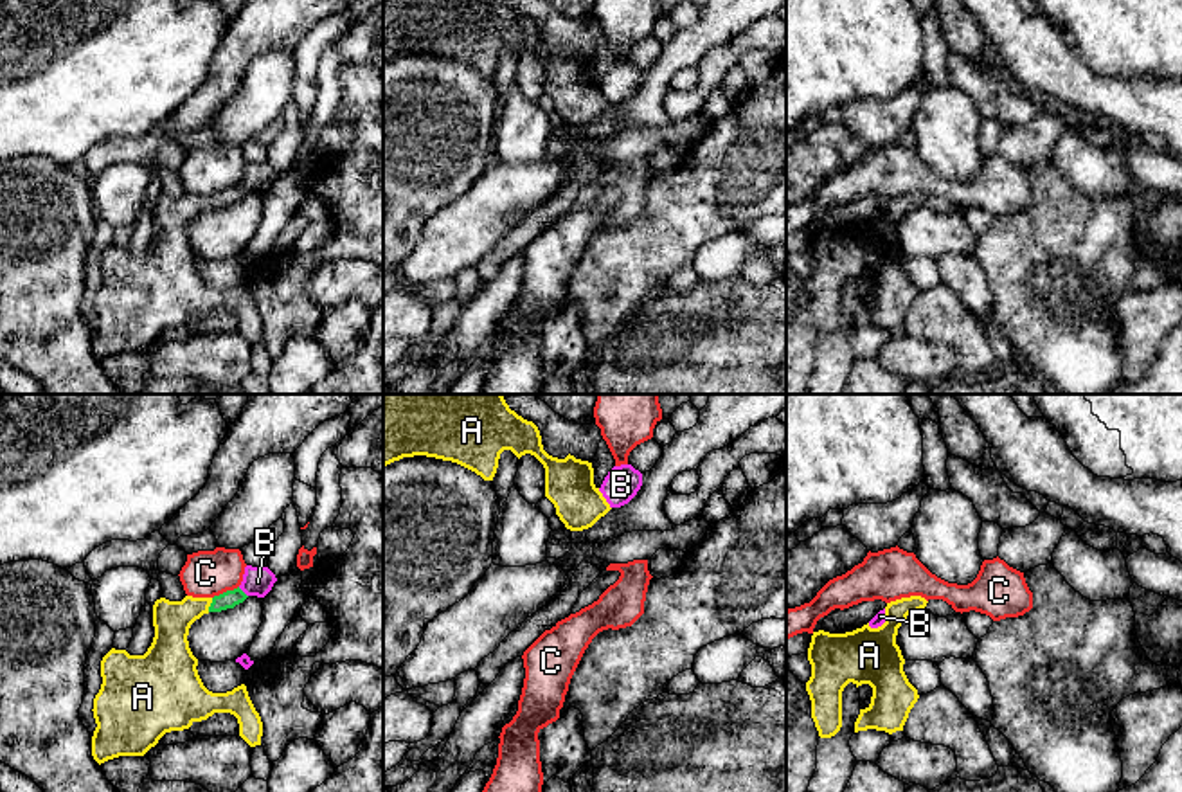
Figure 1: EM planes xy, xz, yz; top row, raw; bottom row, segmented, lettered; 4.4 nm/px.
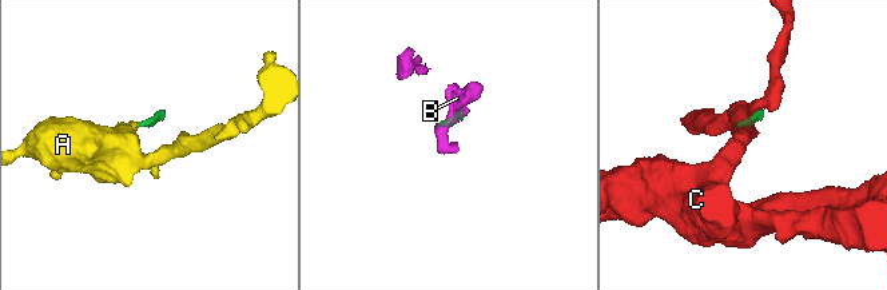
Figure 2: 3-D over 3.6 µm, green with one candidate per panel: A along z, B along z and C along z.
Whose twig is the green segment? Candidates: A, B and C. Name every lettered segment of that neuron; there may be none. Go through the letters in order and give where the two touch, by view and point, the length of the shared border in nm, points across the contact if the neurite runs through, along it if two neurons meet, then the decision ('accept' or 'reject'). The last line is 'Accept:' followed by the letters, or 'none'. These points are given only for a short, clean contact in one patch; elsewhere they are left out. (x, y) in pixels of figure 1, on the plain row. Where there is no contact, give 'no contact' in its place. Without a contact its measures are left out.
A: xy (211, 202) | 70 nm | across xy (231, 195), (211, 202), (198, 202), (171, 216) | accept
B: xy (243, 189) | 60 nm | along xy (238, 184), (247, 193) | reject
C: xy (227, 188) | 130 nm | along xy (238, 182), (213, 195) | reject
Accept: A

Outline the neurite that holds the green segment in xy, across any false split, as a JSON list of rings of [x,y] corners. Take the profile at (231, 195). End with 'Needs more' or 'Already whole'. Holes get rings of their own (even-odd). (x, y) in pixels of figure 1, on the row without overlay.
[[[237,184],[214,194],[160,194],[153,202],[155,234],[144,252],[112,245],[101,257],[103,281],[94,295],[92,353],[101,362],[119,353],[144,353],[171,328],[189,326],[214,310],[237,315],[239,333],[261,342],[263,319],[246,283],[209,288],[189,245],[189,225],[209,209],[221,209],[248,193]]]. Needs more

